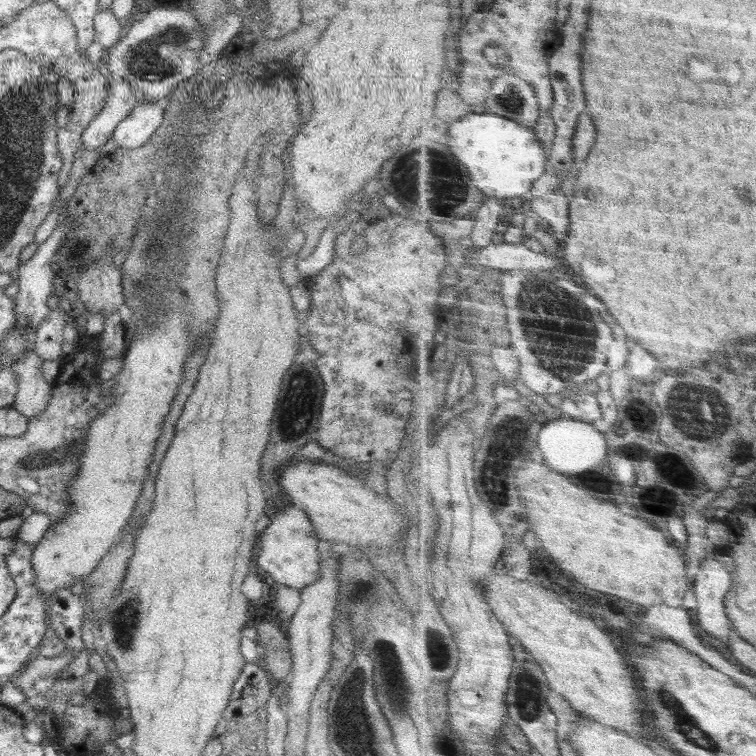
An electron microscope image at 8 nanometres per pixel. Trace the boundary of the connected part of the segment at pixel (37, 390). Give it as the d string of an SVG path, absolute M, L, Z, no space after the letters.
M32 346L24 349L12 363L12 372L18 380L18 392L11 406L27 418L44 411L50 401L51 384L42 374L44 357L38 355Z

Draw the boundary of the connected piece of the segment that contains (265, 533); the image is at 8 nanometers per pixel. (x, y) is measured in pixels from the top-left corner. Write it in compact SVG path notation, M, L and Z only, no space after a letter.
M286 504L271 510L261 524L258 538L261 544L256 562L266 580L272 578L272 582L278 582L278 585L301 591L302 588L316 582L316 578L320 578L322 554L318 552L319 538L312 521L299 507Z

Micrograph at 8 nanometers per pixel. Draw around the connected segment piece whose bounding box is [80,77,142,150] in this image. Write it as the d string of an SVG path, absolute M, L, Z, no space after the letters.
M122 77L110 78L108 86L108 97L102 110L88 123L82 132L82 149L97 150L106 144L116 126L122 122L126 115L140 102L142 97L138 90L132 87L130 81L124 81Z

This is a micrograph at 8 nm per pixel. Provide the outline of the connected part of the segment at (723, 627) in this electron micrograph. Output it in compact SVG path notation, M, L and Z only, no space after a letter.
M712 556L702 564L704 566L699 566L696 576L695 590L699 624L716 638L733 645L740 638L740 632L734 628L726 608L726 594L734 586L732 574L722 562Z

